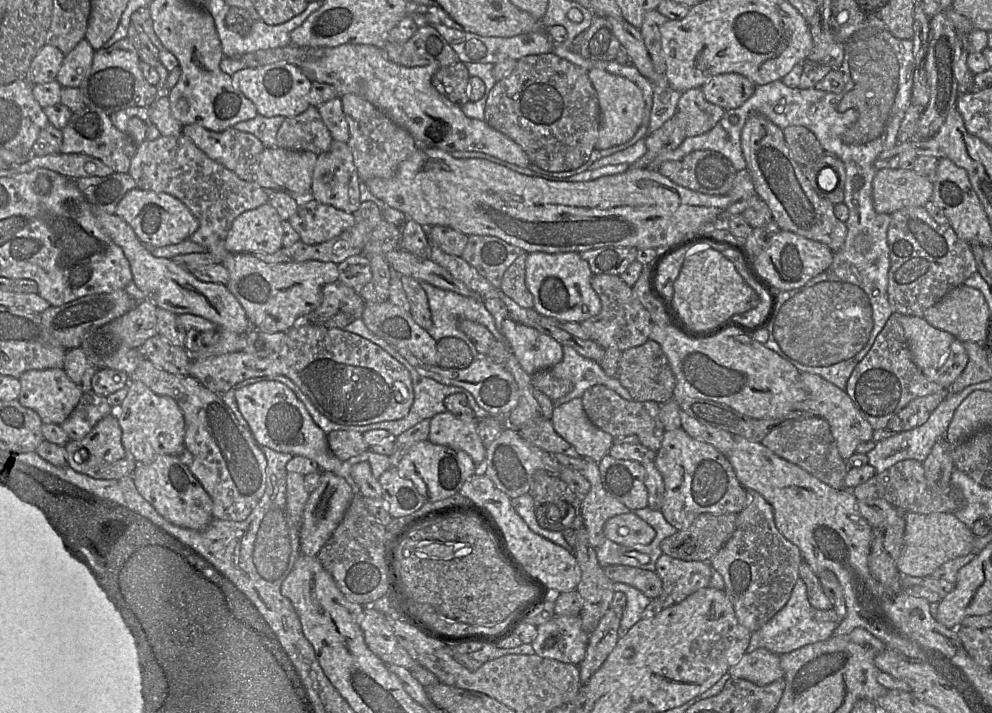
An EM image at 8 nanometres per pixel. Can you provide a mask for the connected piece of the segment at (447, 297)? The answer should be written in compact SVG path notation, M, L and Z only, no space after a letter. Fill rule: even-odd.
M419 281L419 283L427 295L432 317L432 326L427 330L427 332L435 341L445 337L455 337L461 339L469 347L473 358L475 359L476 357L479 357L480 355L477 353L472 341L458 327L458 323L461 320L467 319L484 325L491 332L494 339L504 343L506 337L497 329L495 320L491 313L485 308L483 299L462 296L452 291L440 289L424 281Z

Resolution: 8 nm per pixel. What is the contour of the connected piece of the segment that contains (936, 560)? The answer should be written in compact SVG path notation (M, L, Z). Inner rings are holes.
M904 512L904 544L897 567L902 576L925 578L945 562L969 554L974 549L975 536L954 513L920 514Z

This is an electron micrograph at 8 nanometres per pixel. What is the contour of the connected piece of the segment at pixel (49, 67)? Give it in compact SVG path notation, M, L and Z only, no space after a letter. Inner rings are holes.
M45 44L33 59L26 80L32 85L56 80L64 59L58 48Z

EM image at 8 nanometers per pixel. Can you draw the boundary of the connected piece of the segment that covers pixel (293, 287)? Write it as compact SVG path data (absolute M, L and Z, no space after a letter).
M224 241L208 251L216 263L223 264L229 271L226 286L244 308L251 327L269 334L286 332L302 322L321 304L323 286L338 280L338 266L333 262L311 260L268 264L250 253L228 252Z

